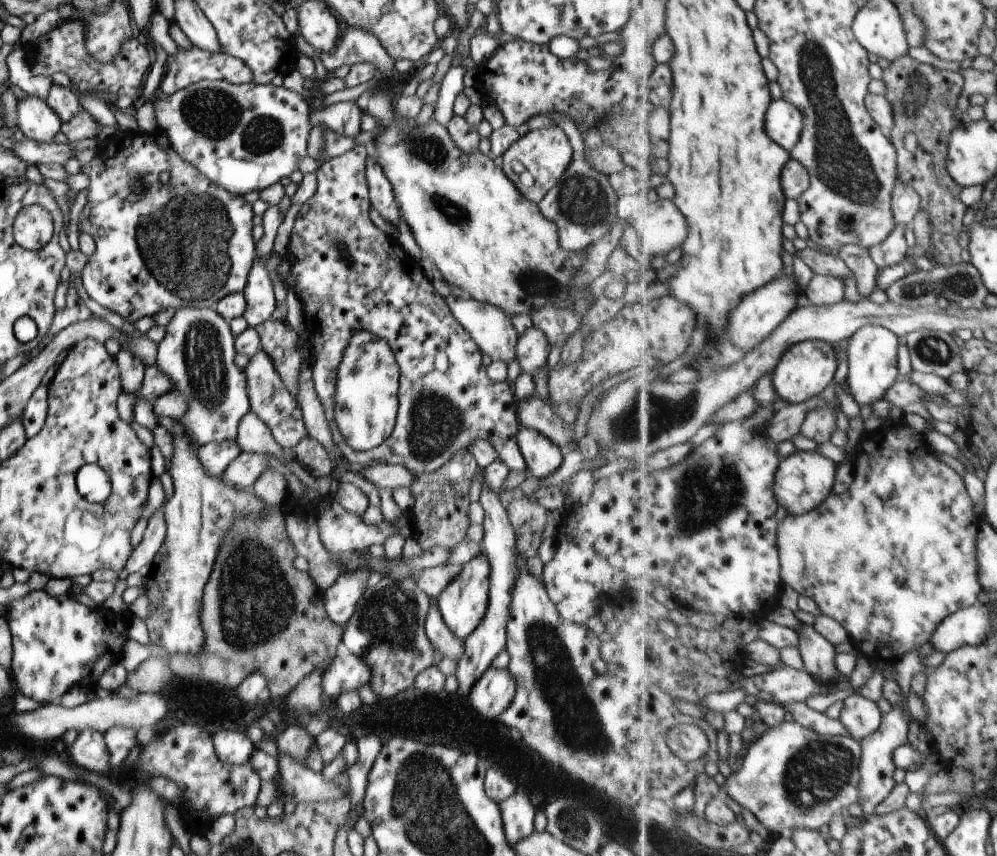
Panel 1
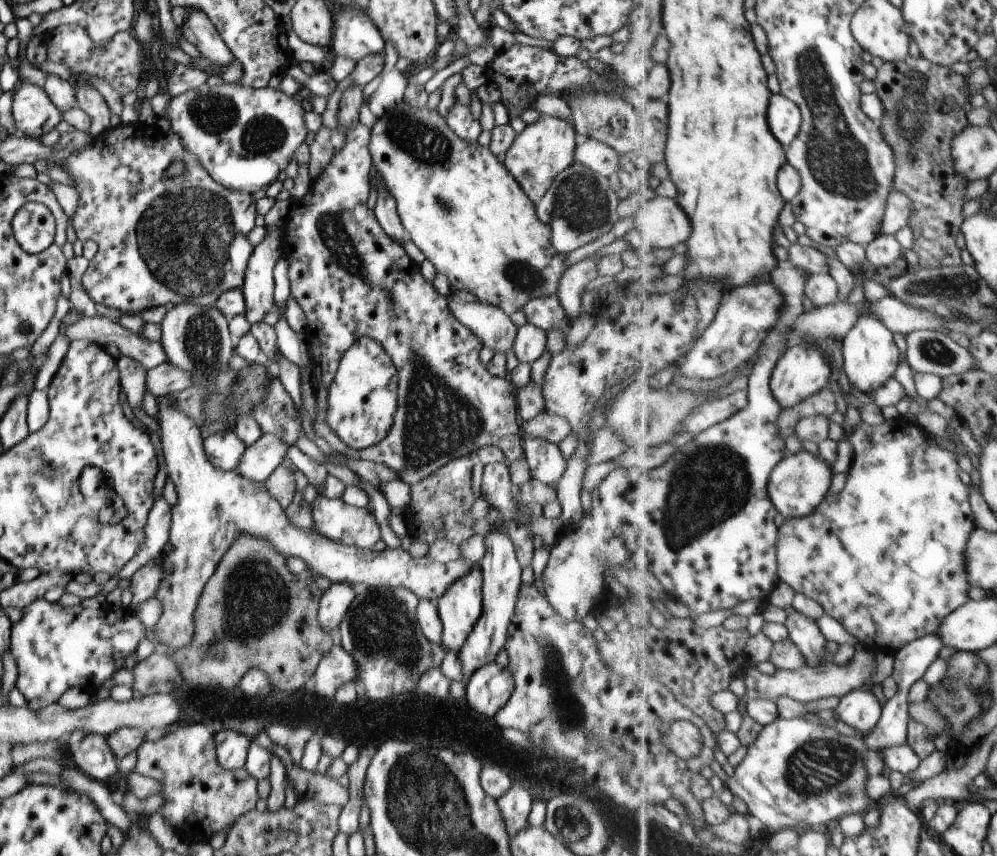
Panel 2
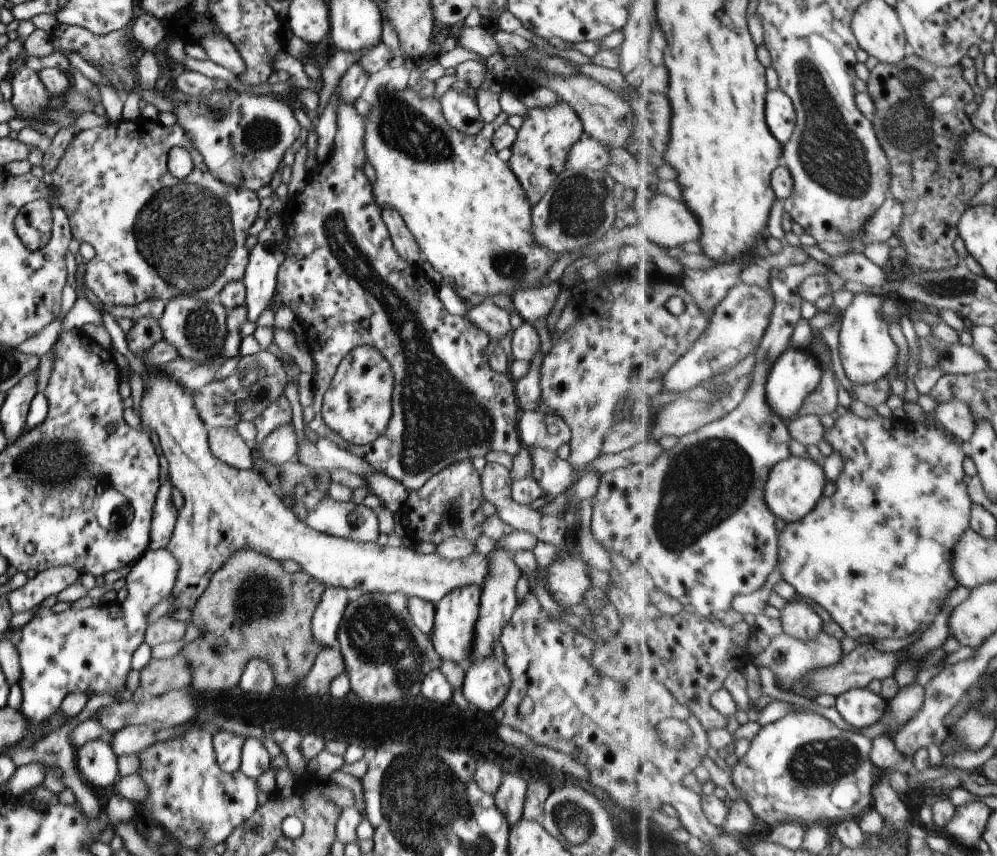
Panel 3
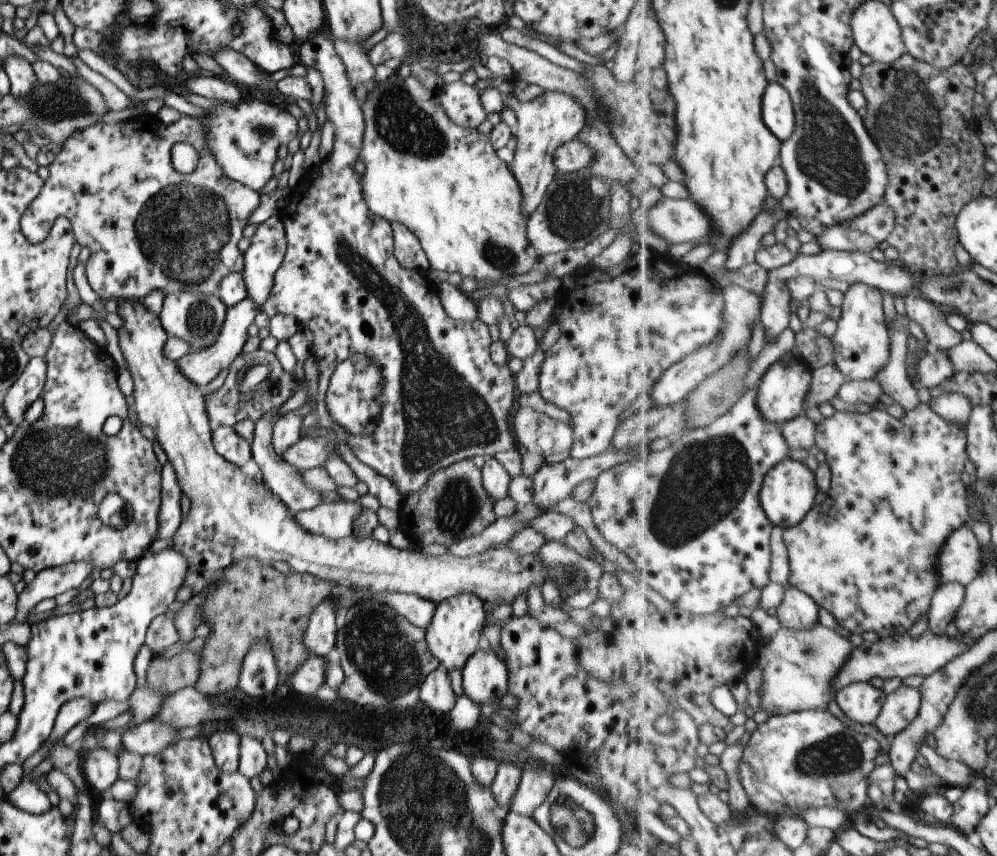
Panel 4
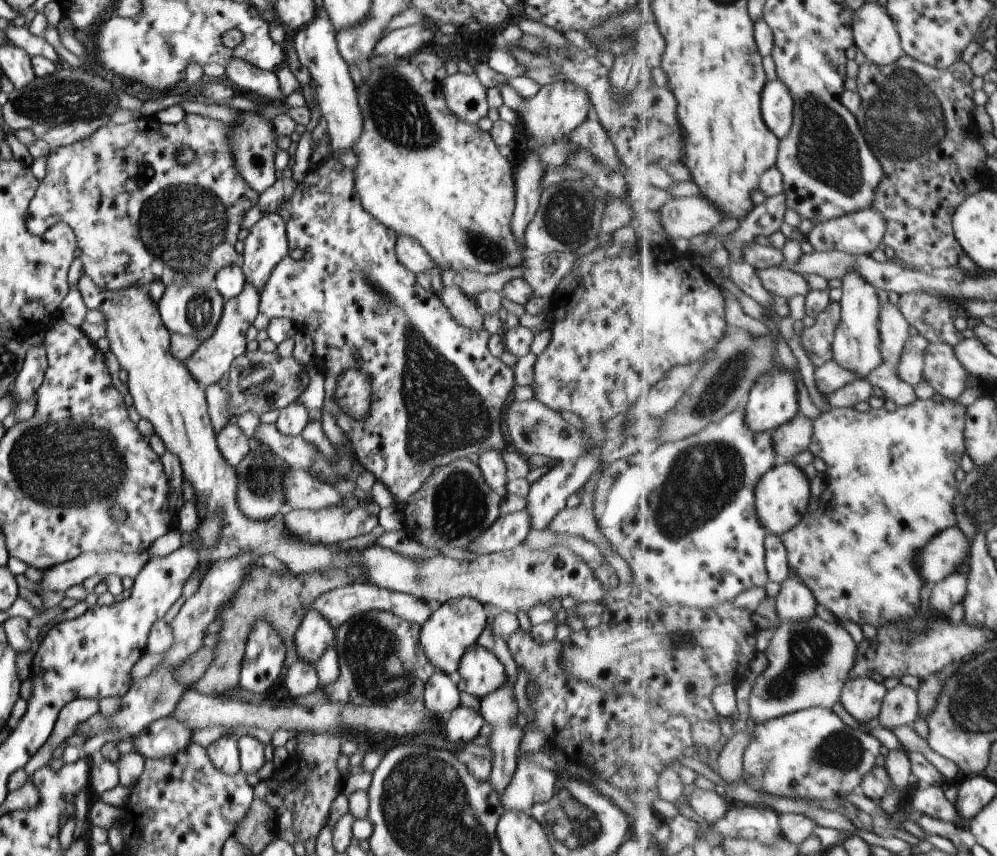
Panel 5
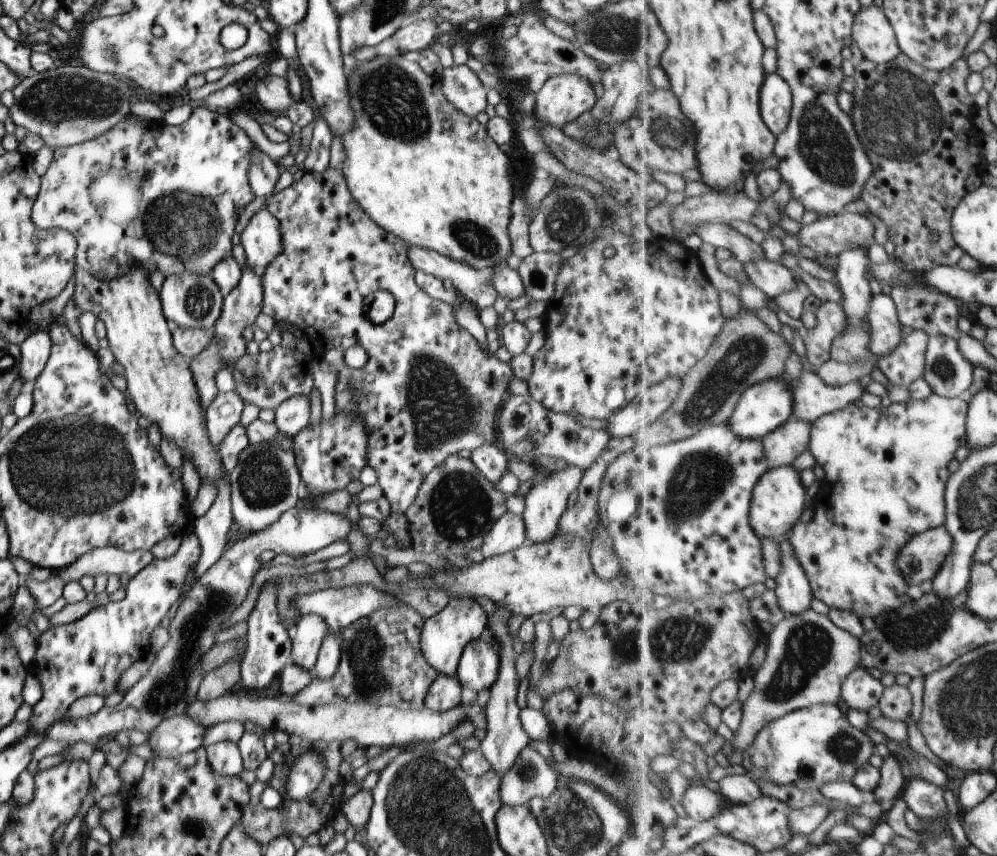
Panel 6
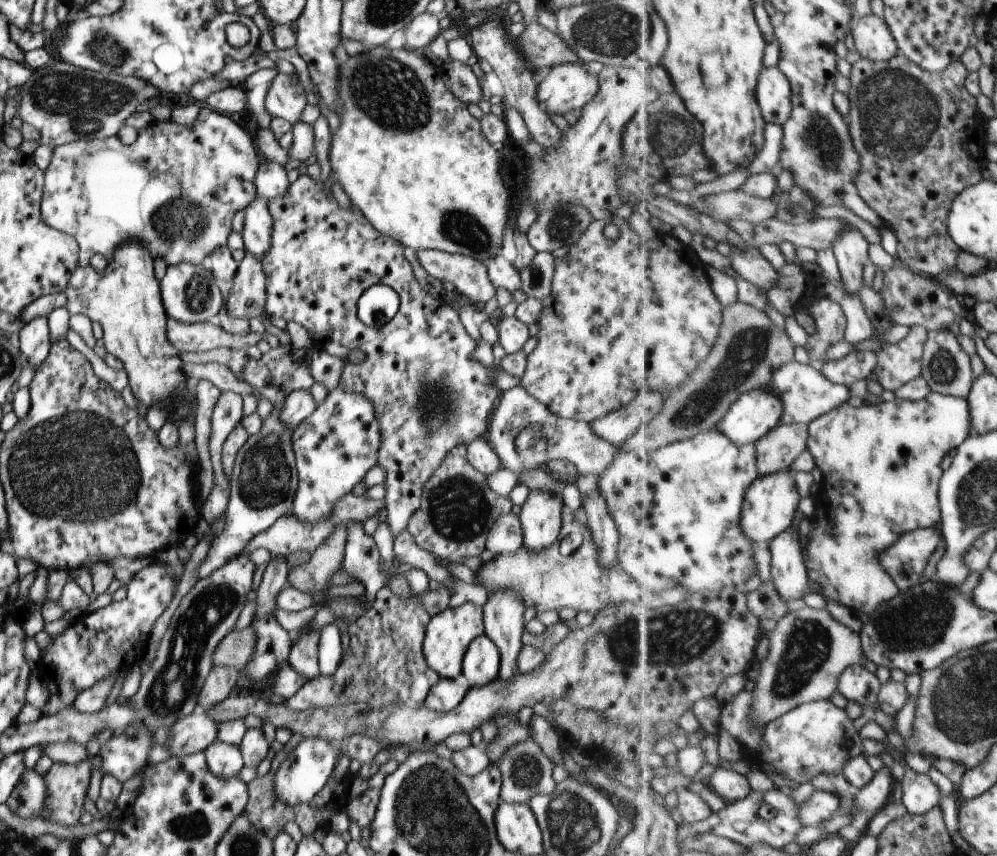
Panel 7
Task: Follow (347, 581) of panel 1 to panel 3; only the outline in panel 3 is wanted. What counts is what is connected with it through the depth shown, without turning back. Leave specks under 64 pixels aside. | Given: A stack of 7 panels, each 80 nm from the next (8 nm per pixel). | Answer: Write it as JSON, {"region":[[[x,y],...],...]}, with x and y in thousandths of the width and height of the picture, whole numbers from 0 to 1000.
{"region":[[[327,686],[313,717],[313,744],[324,756],[336,752],[337,736],[348,708],[348,690],[344,686]]]}

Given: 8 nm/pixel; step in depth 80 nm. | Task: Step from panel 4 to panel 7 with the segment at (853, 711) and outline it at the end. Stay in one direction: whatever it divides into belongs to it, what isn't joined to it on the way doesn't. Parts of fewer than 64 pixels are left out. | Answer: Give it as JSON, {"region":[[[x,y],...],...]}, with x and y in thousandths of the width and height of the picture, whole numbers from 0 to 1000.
{"region":[[[856,776],[844,787],[841,808],[861,824],[875,826],[880,822],[885,798],[866,776]]]}

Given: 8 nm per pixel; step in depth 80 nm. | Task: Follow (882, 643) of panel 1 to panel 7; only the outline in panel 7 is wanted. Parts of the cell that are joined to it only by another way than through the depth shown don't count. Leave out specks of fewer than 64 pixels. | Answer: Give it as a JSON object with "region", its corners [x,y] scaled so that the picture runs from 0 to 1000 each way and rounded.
{"region":[[[935,458],[922,468],[898,464],[893,470],[866,472],[862,477],[846,472],[811,495],[810,505],[809,523],[824,553],[827,576],[816,585],[813,619],[809,631],[803,633],[807,660],[824,692],[843,703],[844,711],[872,718],[903,692],[897,675],[886,664],[881,647],[896,638],[910,621],[944,613],[944,540],[954,525],[964,521],[976,507],[973,470],[965,464]]]}

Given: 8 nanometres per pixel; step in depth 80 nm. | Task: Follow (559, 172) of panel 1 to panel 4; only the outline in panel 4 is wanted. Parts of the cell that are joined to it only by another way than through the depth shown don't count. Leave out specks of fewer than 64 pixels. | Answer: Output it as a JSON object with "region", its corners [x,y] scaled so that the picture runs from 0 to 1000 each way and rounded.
{"region":[[[547,106],[533,119],[523,120],[514,110],[505,111],[506,121],[516,131],[519,139],[517,174],[513,187],[513,201],[524,229],[524,249],[531,252],[545,231],[549,217],[557,203],[556,175],[577,162],[587,151],[587,125],[568,110]]]}

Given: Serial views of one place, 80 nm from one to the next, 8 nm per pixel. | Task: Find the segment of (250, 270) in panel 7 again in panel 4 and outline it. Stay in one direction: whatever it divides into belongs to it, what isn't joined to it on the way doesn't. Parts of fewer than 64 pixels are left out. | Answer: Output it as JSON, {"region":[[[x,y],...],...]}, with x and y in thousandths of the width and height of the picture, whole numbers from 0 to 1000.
{"region":[[[246,347],[242,353],[230,359],[227,362],[224,379],[222,380],[221,389],[218,391],[216,400],[208,407],[201,410],[190,411],[185,414],[175,424],[178,432],[188,443],[193,446],[198,453],[204,456],[209,446],[212,446],[221,436],[228,435],[229,428],[234,424],[243,412],[244,401],[247,398],[247,386],[250,379],[254,377],[254,370],[258,366],[252,349]]]}

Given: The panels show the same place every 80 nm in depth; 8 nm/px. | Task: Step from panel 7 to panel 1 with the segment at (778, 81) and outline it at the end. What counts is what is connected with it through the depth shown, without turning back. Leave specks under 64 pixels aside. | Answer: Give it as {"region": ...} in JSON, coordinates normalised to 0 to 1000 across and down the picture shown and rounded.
{"region":[[[787,114],[773,121],[773,131],[769,133],[769,152],[777,159],[777,166],[793,179],[801,167],[806,152],[804,131]]]}

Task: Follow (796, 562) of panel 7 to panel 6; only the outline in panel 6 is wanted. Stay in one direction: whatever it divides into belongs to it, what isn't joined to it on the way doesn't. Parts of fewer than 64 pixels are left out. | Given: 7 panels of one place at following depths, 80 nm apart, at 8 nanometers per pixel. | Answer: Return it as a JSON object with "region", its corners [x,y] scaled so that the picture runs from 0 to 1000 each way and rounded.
{"region":[[[782,629],[781,633],[785,666],[777,676],[780,704],[788,718],[802,718],[813,710],[816,692],[807,665],[797,650],[793,634],[787,629]]]}

